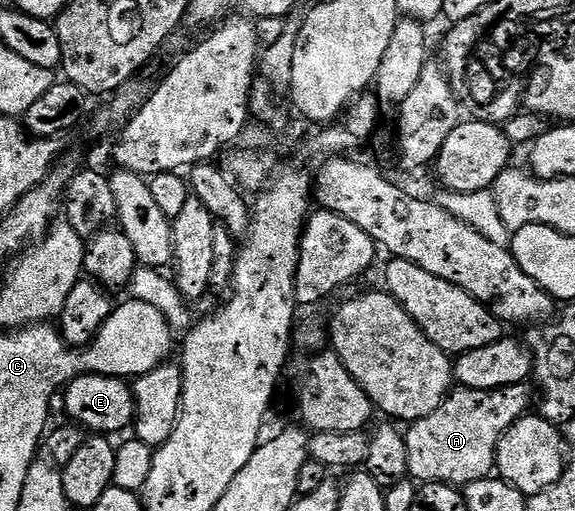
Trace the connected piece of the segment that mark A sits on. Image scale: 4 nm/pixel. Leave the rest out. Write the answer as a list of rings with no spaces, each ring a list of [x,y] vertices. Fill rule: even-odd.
[[[515,383],[502,389],[466,389],[457,387],[445,398],[445,402],[431,415],[412,422],[405,433],[407,443],[407,465],[409,477],[417,483],[443,483],[464,487],[482,481],[494,472],[497,464],[497,444],[499,439],[515,422],[526,416],[535,405],[535,389],[529,383]]]

